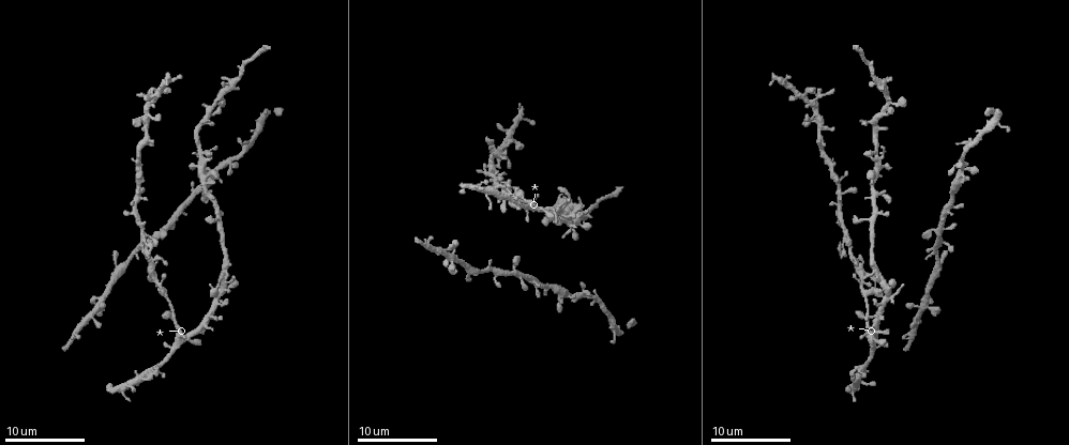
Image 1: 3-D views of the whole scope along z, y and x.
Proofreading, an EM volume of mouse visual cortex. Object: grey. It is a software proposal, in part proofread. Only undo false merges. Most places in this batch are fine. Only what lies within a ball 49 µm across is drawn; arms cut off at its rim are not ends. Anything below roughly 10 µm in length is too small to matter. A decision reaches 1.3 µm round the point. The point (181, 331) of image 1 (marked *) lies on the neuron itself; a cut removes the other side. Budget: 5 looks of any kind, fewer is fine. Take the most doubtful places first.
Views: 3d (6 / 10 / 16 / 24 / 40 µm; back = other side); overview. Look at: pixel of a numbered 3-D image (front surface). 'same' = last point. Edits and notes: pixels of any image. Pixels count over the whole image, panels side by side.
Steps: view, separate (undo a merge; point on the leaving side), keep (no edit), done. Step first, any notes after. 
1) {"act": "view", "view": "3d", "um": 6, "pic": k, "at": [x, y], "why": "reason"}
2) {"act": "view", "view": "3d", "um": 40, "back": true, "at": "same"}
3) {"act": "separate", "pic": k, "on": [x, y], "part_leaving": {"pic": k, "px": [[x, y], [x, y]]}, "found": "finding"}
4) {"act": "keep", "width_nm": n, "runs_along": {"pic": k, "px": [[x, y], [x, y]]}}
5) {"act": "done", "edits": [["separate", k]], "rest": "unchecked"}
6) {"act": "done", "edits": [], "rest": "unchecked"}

{"act": "view", "view": "3d", "um": 16, "pic": 1, "at": [219, 284], "why": "thin neck"}

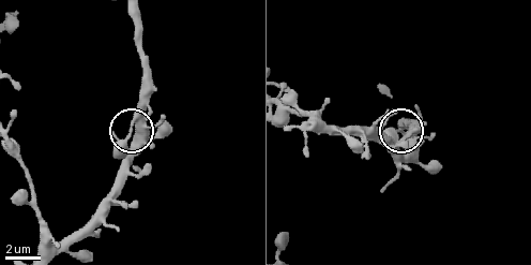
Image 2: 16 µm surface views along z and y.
{"act": "view", "view": "3d", "um": 6, "pic": 2, "at": [402, 129]}

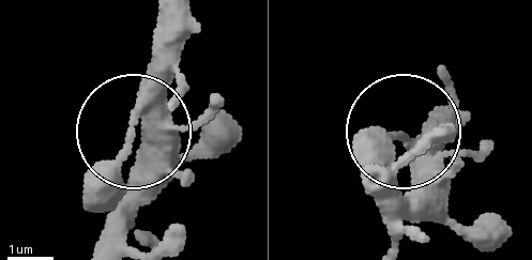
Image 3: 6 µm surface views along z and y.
{"act": "keep", "found": "all the same neuron"}

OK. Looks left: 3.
{"act": "view", "view": "3d", "um": 10, "pic": 1, "at": [936, 251], "why": "four arms meet"}

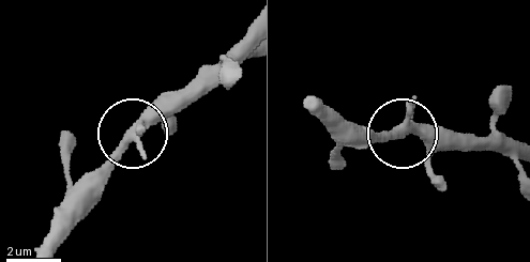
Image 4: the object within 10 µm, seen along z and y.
{"act": "view", "view": "3d", "um": 6, "pic": 4, "at": [405, 131]}

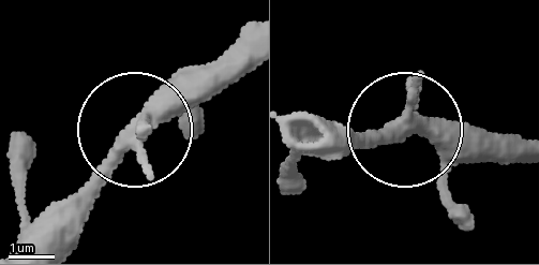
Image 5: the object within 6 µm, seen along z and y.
{"act": "keep", "width_nm": 350, "found": "one neuron here"}

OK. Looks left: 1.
{"act": "view", "view": "3d", "um": 6, "pic": 1, "at": [219, 92]}

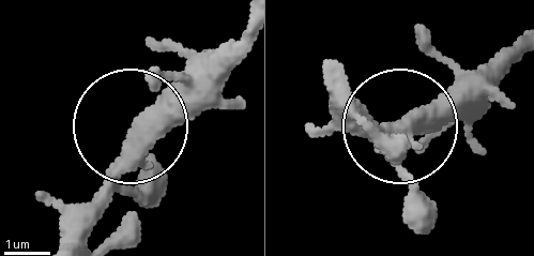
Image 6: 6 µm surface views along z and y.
{"act": "keep", "found": "all the same neuron"}

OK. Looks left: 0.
{"act": "done", "edits": [], "rest": "unchecked"}

